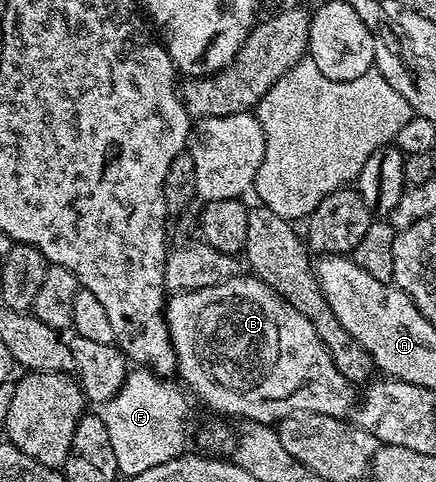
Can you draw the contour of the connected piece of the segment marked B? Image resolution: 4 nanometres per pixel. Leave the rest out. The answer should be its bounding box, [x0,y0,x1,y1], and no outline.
[166,274,357,426]

